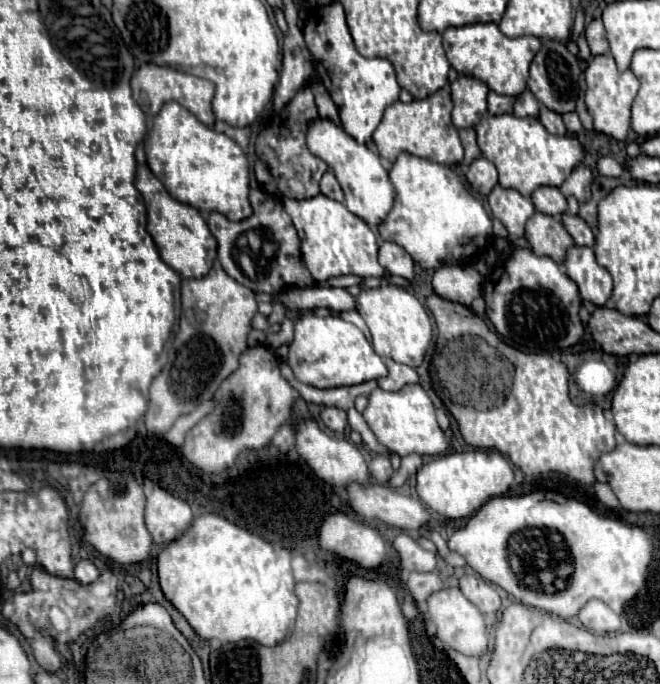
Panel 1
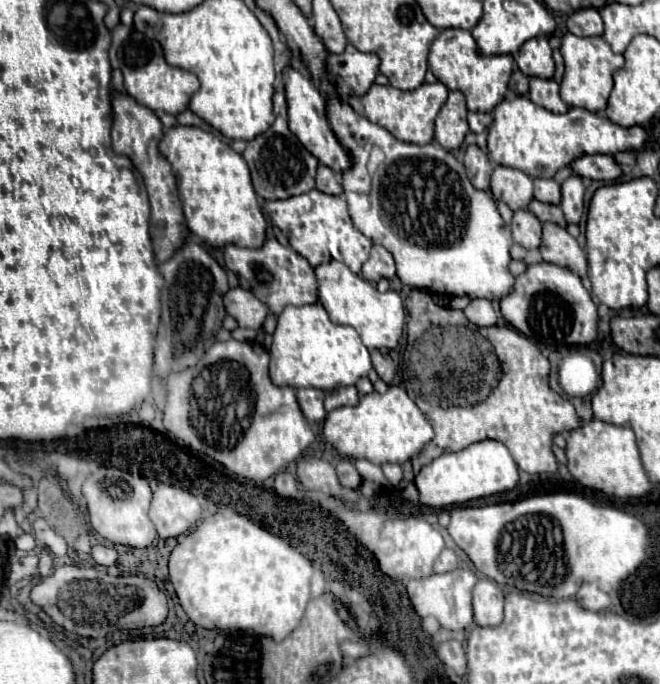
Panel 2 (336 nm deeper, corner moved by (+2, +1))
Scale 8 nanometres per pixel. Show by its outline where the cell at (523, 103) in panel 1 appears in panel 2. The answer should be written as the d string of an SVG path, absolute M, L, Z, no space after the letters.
M515 67L513 75L511 75L511 81L509 81L509 91L515 93L515 95L527 95L529 93L529 77L519 73L519 69Z

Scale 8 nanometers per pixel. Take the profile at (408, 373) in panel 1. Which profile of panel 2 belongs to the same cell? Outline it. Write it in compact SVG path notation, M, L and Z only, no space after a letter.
M373 351L373 353L371 353L371 359L373 359L373 367L375 367L375 371L379 373L379 377L381 377L385 383L391 383L393 377L395 377L395 371L397 371L393 359L391 359L389 355L381 355L379 351Z

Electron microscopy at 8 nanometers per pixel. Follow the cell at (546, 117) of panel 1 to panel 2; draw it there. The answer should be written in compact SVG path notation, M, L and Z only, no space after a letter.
M537 77L531 79L529 83L529 99L539 105L539 107L545 107L547 111L551 113L567 113L569 107L563 103L561 95L559 95L559 85L551 79L551 81L539 81Z

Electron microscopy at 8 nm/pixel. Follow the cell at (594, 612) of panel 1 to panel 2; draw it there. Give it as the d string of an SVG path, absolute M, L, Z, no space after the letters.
M583 583L577 593L577 601L587 611L605 611L611 605L609 595L603 593L595 583Z

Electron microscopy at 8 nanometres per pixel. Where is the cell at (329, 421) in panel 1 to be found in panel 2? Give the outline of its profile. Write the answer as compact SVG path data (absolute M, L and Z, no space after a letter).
M339 387L335 391L327 391L325 409L333 411L333 409L339 409L345 405L357 405L357 401L359 401L359 395L357 395L355 387Z

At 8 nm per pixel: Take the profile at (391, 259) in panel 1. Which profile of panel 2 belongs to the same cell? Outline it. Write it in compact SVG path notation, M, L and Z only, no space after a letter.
M373 245L371 255L367 259L367 263L363 265L363 277L371 283L377 283L381 277L385 279L393 279L395 277L395 261L393 255L381 247L381 245Z

